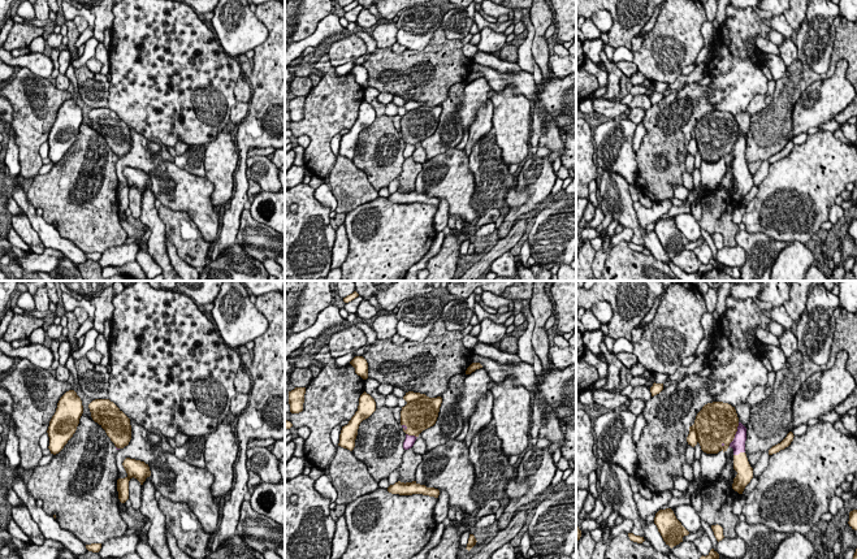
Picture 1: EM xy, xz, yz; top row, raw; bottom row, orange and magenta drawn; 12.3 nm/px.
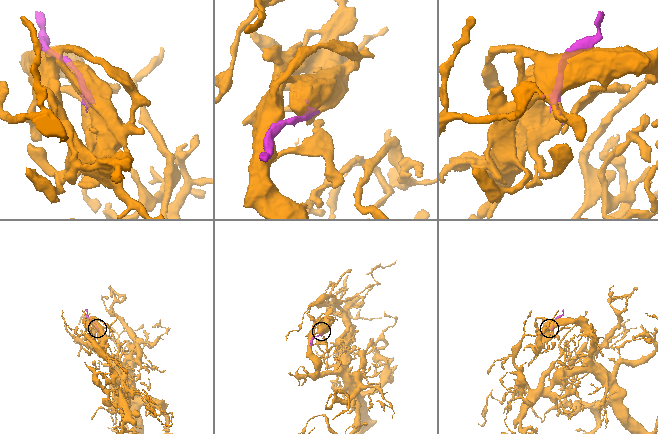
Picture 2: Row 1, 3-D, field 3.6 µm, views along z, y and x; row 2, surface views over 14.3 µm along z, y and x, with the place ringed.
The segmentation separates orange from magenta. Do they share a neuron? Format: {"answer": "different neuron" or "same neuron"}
{"answer": "same neuron"}

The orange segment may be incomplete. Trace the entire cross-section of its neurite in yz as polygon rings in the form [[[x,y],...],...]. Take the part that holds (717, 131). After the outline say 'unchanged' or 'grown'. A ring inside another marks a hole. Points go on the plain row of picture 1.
[[[723,110],[707,112],[697,122],[694,133],[689,135],[688,153],[697,152],[706,162],[718,162],[733,157],[733,178],[737,181],[732,198],[743,203],[753,187],[745,162],[746,136],[739,130],[735,116]]]; grown

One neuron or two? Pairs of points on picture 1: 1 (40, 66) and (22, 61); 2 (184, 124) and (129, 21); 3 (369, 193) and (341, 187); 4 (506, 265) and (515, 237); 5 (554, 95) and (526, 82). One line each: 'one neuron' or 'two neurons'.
1: one neuron
2: one neuron
3: one neuron
4: two neurons
5: two neurons

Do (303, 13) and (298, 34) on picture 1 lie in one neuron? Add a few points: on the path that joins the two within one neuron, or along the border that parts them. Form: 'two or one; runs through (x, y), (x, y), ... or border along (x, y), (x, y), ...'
one; runs through (303, 18), (302, 29)

